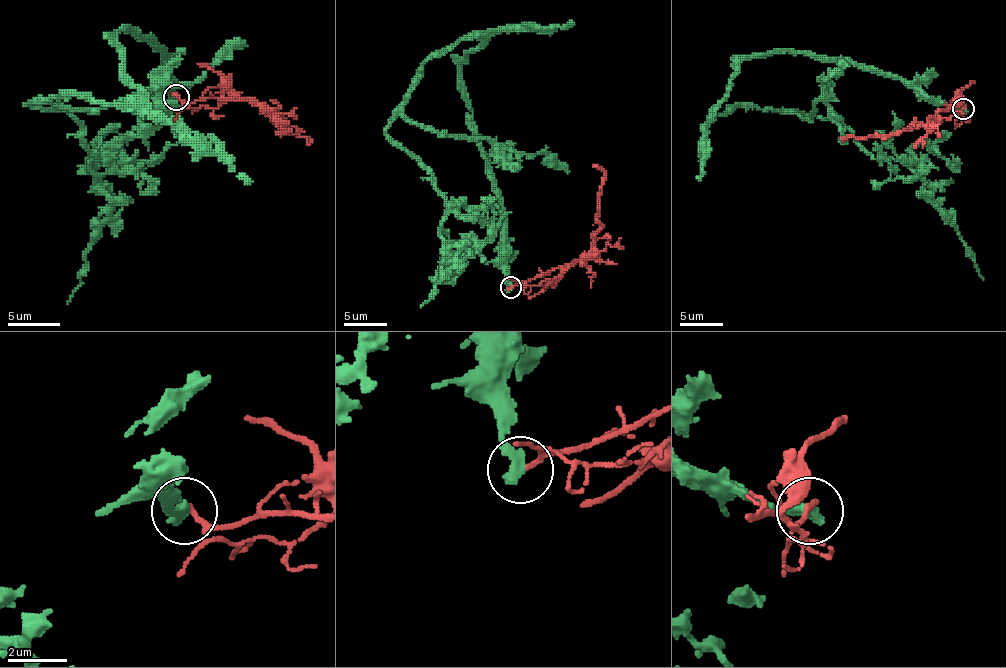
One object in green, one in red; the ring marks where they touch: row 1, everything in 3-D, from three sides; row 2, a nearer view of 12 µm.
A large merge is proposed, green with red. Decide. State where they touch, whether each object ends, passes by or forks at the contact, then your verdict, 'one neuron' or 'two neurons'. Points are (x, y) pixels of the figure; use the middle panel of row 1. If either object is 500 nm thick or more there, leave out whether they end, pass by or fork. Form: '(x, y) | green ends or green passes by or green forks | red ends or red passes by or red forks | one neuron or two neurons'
(511, 287) | green ends | red ends | two neurons

